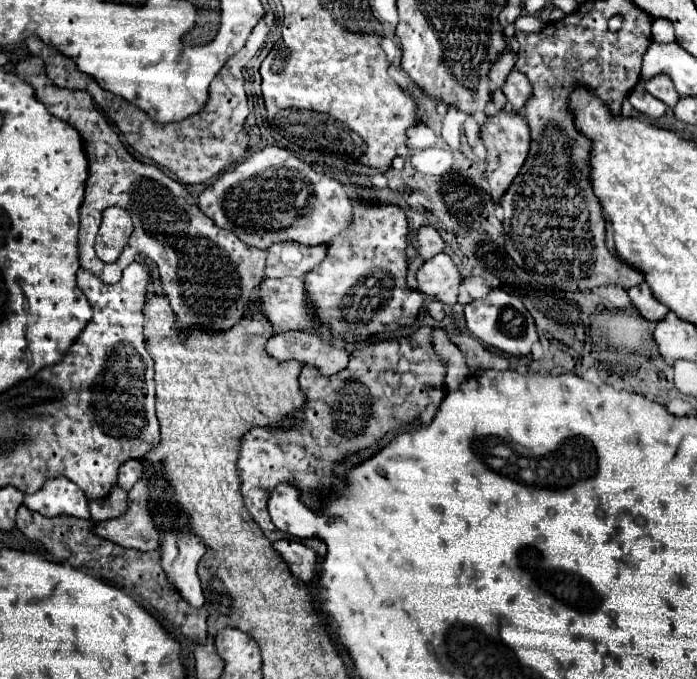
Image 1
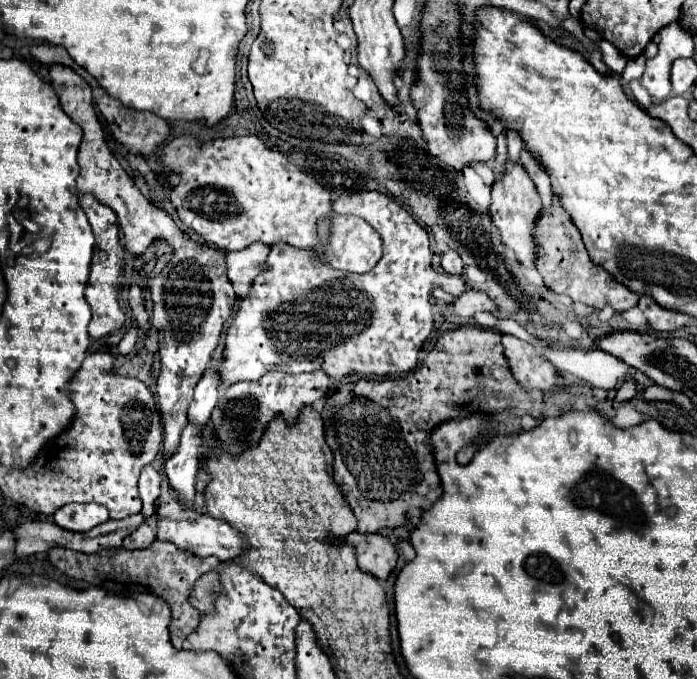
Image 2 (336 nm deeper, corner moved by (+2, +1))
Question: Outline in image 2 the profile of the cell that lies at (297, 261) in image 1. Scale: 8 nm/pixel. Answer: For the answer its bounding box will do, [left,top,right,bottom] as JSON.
[227,244,269,298]

